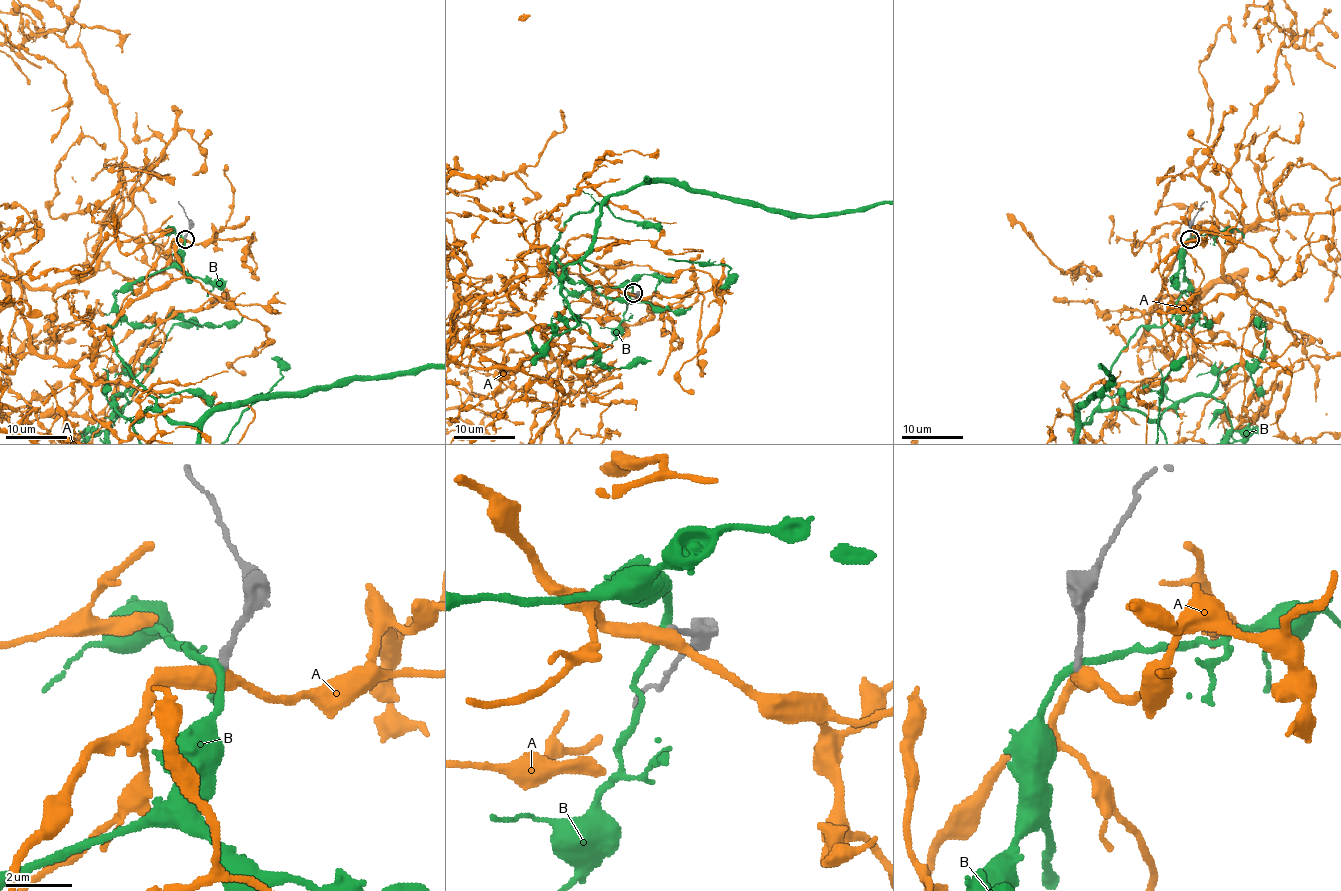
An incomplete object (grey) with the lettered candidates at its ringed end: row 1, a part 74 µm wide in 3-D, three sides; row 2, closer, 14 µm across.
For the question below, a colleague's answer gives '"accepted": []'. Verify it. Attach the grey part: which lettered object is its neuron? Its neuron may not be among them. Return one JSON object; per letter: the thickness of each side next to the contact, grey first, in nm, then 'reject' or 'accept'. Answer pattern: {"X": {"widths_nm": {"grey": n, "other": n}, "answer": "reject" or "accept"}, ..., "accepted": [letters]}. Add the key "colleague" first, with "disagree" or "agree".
{"colleague": "agree", "A": {"widths_nm": {"grey": 200, "other": 440}, "answer": "reject"}, "B": {"widths_nm": {"grey": 200, "other": 200}, "answer": "reject"}, "accepted": []}

